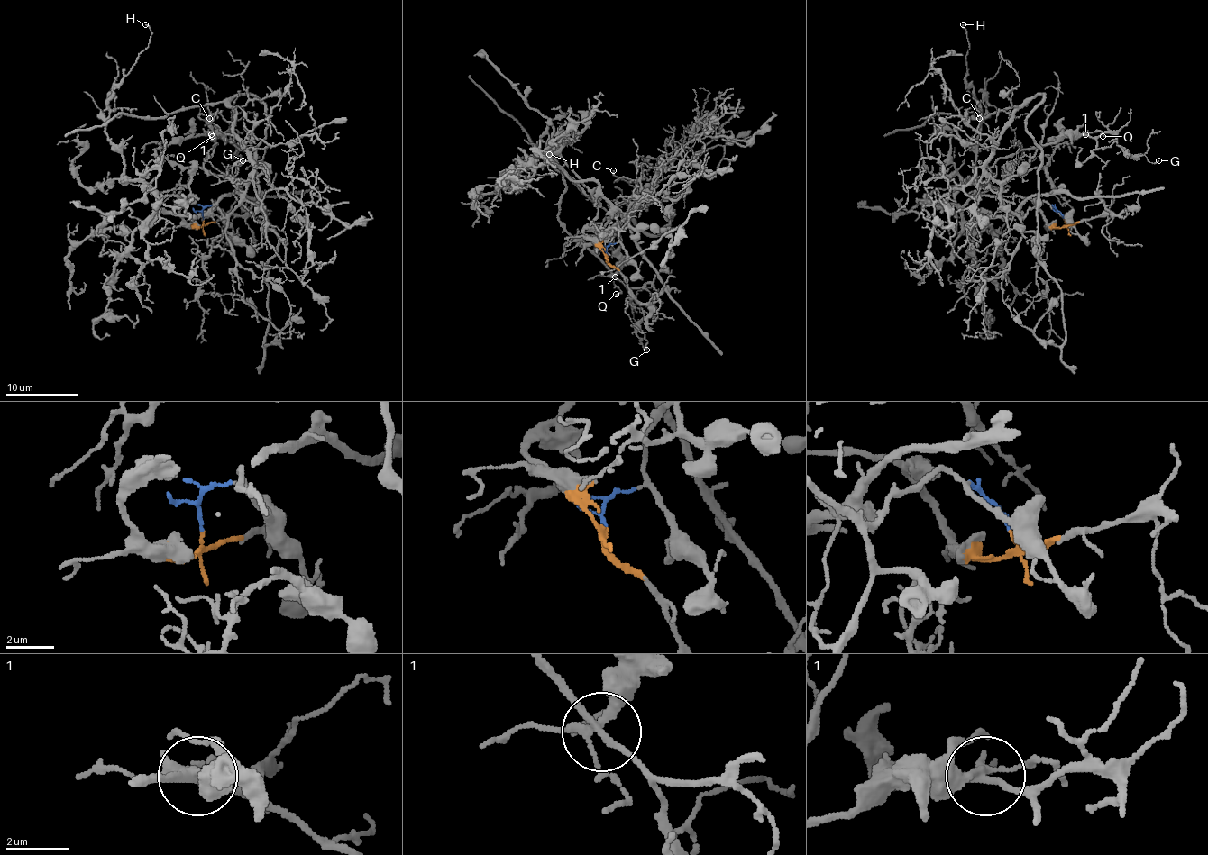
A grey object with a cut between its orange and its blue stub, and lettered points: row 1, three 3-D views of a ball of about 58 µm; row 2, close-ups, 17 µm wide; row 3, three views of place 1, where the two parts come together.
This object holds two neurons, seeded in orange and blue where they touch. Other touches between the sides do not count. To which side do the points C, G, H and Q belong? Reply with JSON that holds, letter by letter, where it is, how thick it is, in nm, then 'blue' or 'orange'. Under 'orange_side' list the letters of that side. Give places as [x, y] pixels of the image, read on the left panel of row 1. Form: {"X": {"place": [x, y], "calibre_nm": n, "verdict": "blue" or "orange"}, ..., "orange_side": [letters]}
{"C": {"place": [209, 118], "calibre_nm": 150, "verdict": "blue"}, "G": {"place": [242, 160], "calibre_nm": 120, "verdict": "orange"}, "H": {"place": [145, 24], "calibre_nm": 130, "verdict": "orange"}, "Q": {"place": [212, 136], "calibre_nm": 130, "verdict": "blue"}, "orange_side": ["G", "H"]}

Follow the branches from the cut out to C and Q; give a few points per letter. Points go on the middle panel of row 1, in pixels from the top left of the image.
C: (606, 255), (606, 248), (615, 244), (618, 237), (618, 224), (649, 193), (656, 177), (640, 189), (613, 171)
Q: (606, 255), (618, 224), (649, 195), (611, 208), (620, 235), (613, 284), (620, 291), (615, 295)

